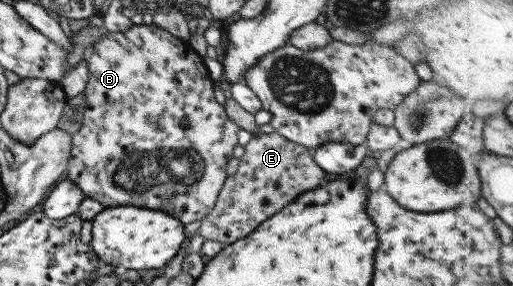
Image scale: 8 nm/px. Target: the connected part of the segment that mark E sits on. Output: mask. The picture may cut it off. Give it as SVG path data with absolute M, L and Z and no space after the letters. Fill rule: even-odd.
M275 131L254 135L243 147L243 153L236 173L225 178L212 210L200 220L196 232L205 240L227 245L244 238L302 192L314 190L324 178L325 173L312 161L309 148L290 142Z

